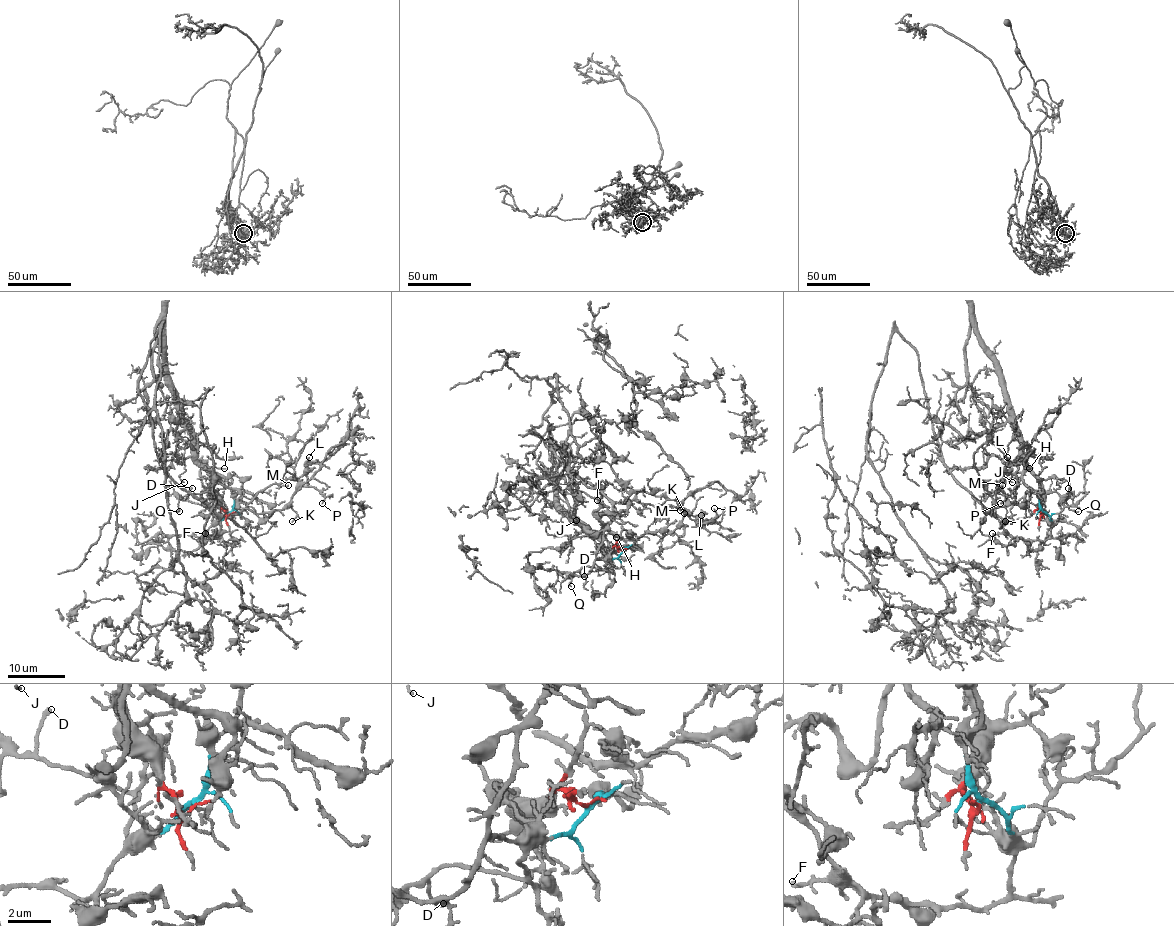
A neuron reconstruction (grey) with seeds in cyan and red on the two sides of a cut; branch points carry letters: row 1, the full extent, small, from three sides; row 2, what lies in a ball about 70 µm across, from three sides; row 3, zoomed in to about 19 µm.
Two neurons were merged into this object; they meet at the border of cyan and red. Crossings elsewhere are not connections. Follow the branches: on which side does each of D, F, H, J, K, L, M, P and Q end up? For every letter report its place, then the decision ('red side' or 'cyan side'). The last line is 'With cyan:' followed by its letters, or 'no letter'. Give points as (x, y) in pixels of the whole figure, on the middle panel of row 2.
D: (584, 576) | cyan side
F: (597, 500) | cyan side
H: (616, 537) | red side
J: (576, 520) | red side
K: (684, 513) | cyan side
L: (701, 515) | cyan side
M: (680, 510) | cyan side
P: (714, 508) | cyan side
Q: (571, 586) | cyan side
With cyan: D, F, K, L, M, P, Q

